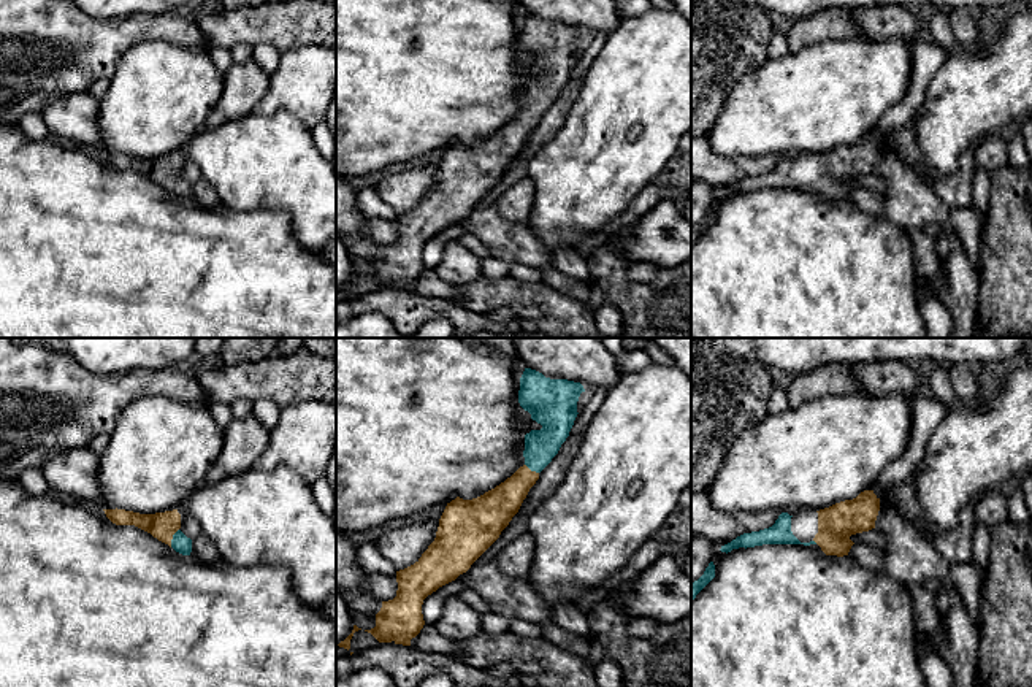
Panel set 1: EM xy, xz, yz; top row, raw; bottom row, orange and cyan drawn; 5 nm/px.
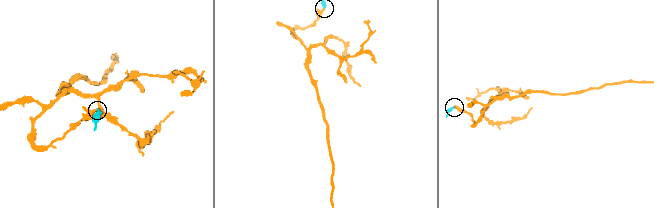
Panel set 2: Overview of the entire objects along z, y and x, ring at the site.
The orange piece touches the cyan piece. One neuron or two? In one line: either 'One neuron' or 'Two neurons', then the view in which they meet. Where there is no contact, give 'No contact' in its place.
One neuron. Touches orange in xy

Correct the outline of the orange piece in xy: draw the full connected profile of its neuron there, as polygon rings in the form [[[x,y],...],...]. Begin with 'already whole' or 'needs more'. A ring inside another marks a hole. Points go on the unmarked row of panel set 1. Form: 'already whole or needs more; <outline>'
needs more; [[[103,154],[106,162],[116,170],[135,170],[147,178],[151,178],[159,186],[168,189],[176,197],[182,200],[190,200],[192,184],[187,182],[181,173],[181,159],[178,154],[155,157],[155,159],[140,159],[125,154]]]

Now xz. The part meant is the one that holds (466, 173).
needs more; [[[525,13],[518,48],[542,70],[525,79],[525,109],[484,140],[447,148],[434,186],[411,211],[396,216],[396,241],[382,246],[376,271],[365,274],[379,287],[411,290],[425,270],[423,244],[455,225],[499,182],[518,157],[539,117],[558,98],[577,62],[580,27],[550,24]]]

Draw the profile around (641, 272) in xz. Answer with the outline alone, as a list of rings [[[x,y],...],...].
[[[634,262],[629,267],[629,278],[637,282],[650,282],[658,276],[658,267],[647,262]]]

